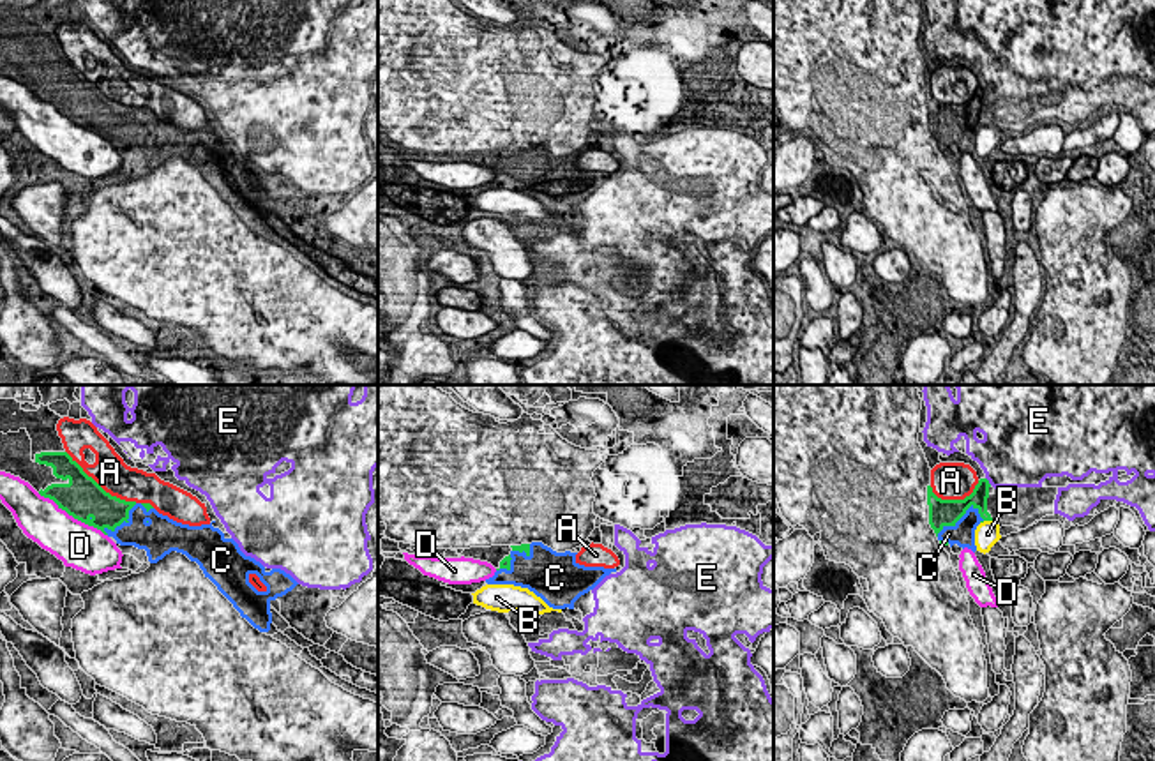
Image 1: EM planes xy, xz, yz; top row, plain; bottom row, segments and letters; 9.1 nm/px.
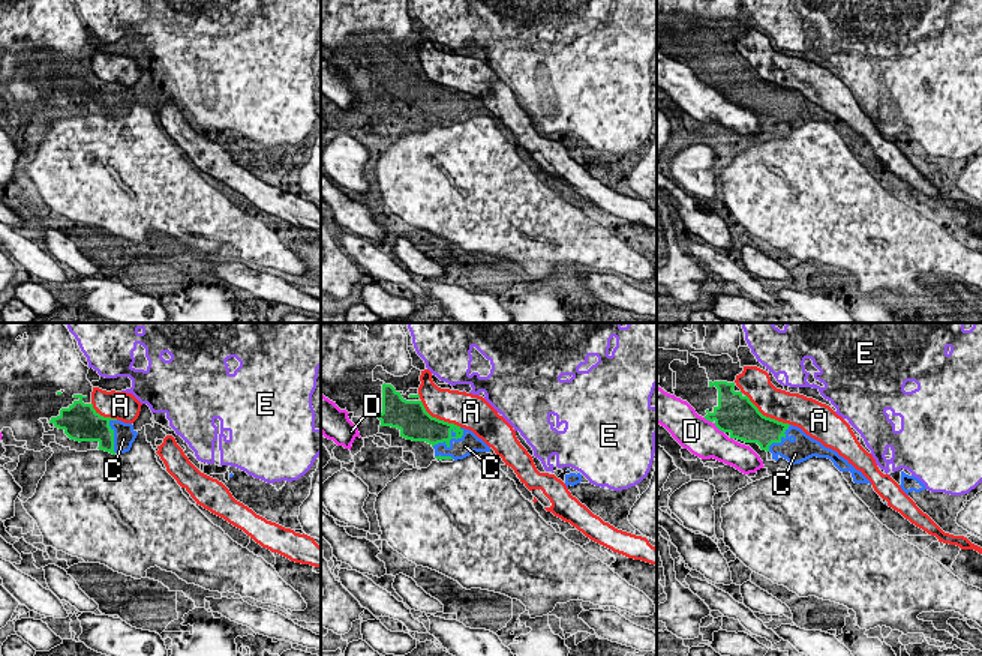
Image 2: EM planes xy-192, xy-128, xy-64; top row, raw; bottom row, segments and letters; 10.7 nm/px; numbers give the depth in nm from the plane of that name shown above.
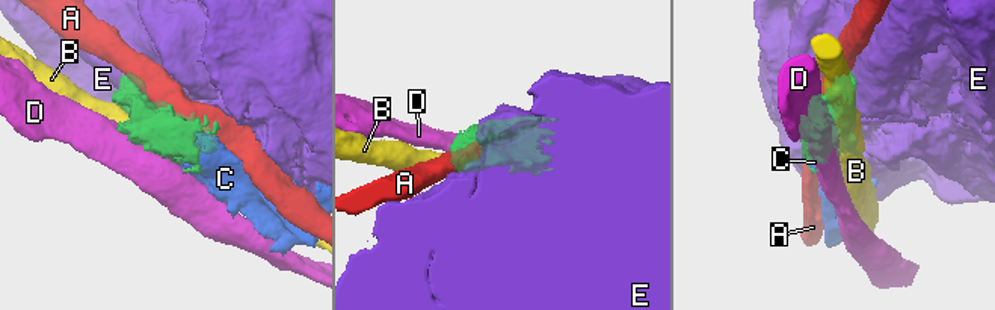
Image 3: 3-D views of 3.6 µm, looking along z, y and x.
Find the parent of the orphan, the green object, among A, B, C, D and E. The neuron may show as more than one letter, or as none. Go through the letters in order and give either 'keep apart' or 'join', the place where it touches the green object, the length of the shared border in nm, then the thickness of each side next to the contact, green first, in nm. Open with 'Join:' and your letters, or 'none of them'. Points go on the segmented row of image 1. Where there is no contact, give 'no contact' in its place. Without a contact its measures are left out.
Join: C
A: keep apart; meets green in xy at (99, 486); contact 800 nm long; 380 nm thick on the green side, 320 nm on the other
B: keep apart; meets green in yz at (986, 519); contact 120 nm long; 160 nm thick on the green side, 220 nm on the other
C: join; meets green in yz at (961, 516); contact 480 nm long; 260 nm thick on the green side, 220 nm on the other
D: keep apart; meets green in xy at (73, 516); contact 750 nm long; 380 nm thick on the green side, 400 nm on the other
E: keep apart; meets green in yz at (988, 481); contact 100 nm long; 160 nm thick on the green side, 480 nm on the other

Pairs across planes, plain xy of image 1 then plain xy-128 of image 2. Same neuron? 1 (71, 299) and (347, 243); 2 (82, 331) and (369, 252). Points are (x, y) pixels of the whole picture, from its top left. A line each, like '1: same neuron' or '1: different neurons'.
1: different neurons
2: same neuron

